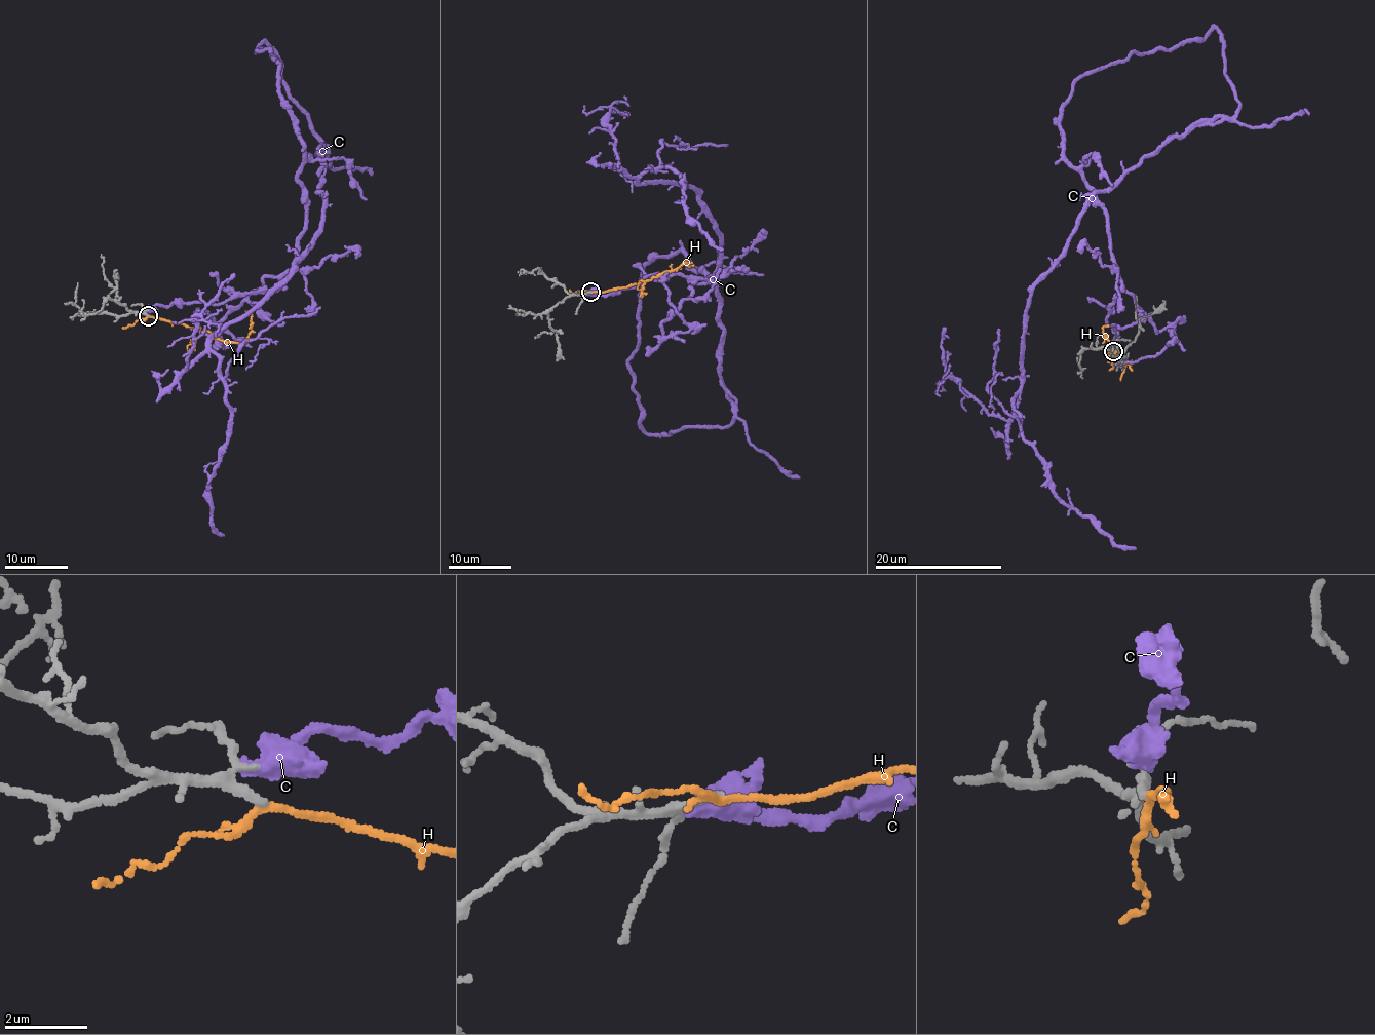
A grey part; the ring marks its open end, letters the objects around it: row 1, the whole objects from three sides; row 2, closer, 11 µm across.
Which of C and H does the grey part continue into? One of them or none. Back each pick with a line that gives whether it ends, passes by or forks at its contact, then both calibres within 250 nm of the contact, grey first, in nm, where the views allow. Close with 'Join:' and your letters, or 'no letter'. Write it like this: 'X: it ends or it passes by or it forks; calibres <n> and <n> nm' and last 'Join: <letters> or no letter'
Join: no letter

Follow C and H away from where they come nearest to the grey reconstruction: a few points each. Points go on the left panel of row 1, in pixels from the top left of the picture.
C: (145, 309), (273, 292), (296, 265), (305, 157), (266, 42), (328, 148), (325, 211), (211, 340), (223, 535)
H: (148, 315), (206, 331), (222, 340), (241, 344), (251, 329), (251, 313), (244, 311)

